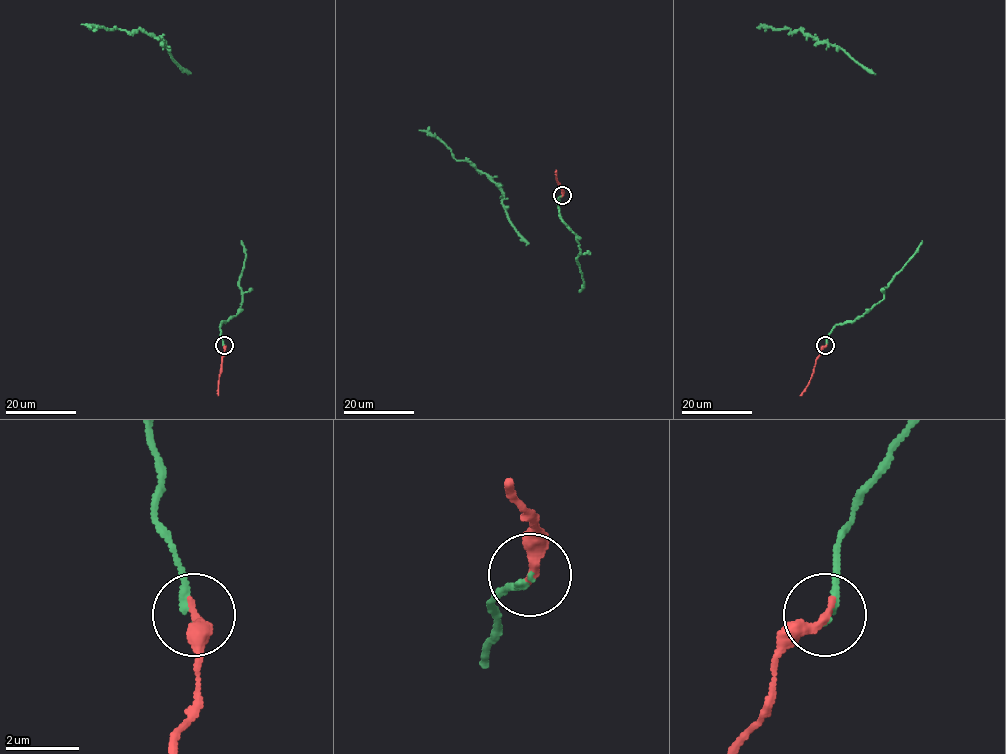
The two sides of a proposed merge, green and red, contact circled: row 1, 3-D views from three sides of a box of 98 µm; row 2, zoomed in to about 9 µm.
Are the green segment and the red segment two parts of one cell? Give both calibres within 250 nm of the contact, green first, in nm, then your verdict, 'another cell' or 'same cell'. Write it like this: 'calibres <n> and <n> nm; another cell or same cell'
calibres 190 and 340 nm; same cell

